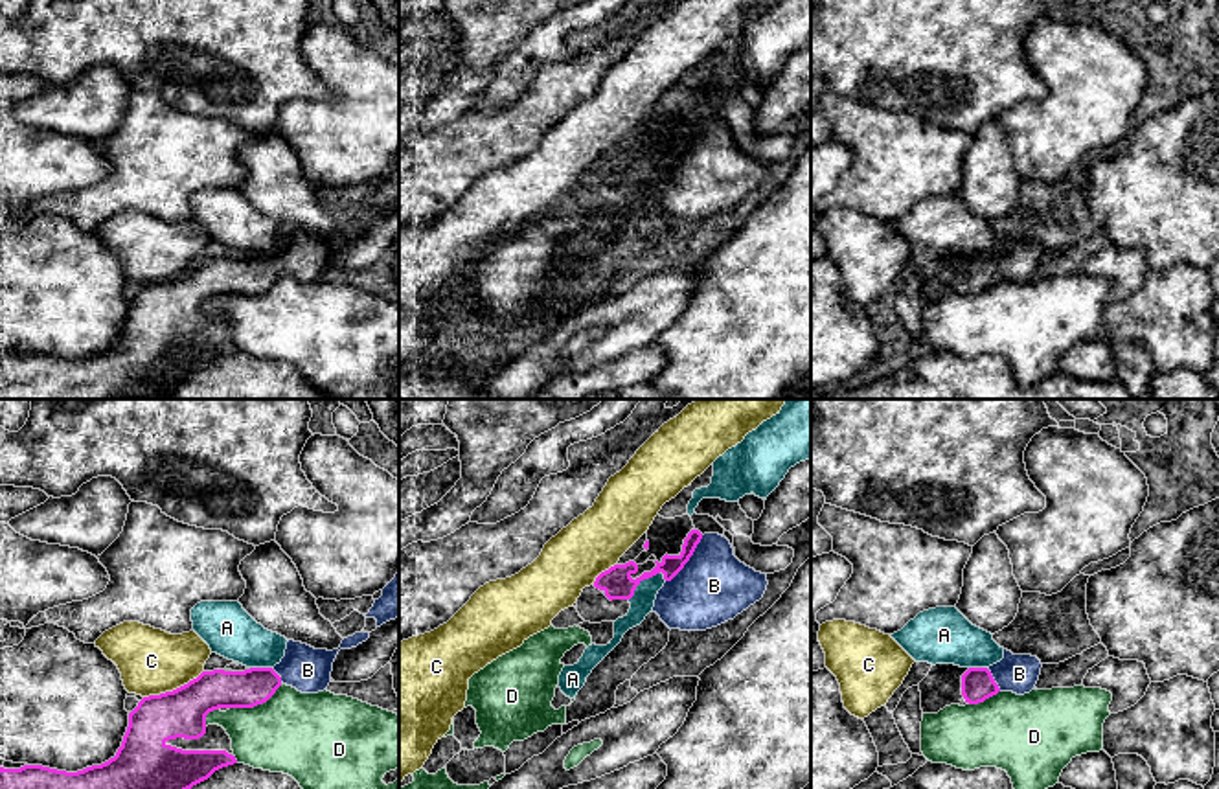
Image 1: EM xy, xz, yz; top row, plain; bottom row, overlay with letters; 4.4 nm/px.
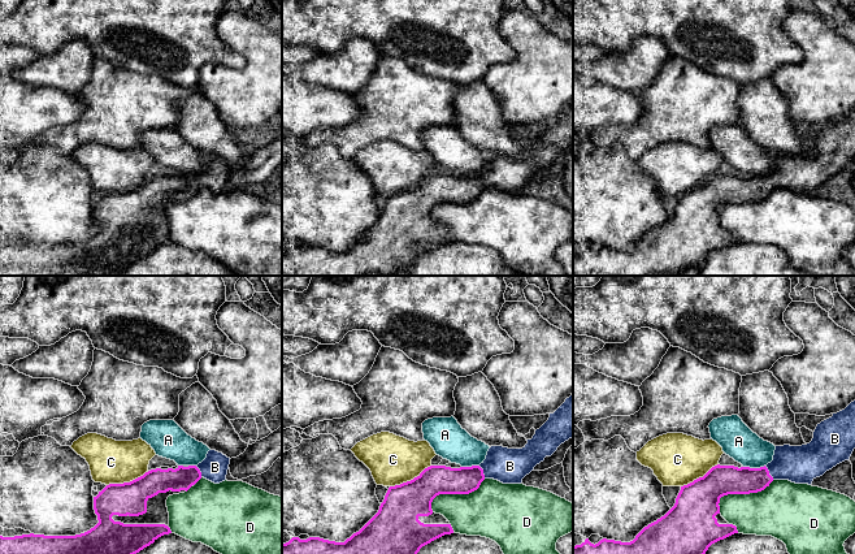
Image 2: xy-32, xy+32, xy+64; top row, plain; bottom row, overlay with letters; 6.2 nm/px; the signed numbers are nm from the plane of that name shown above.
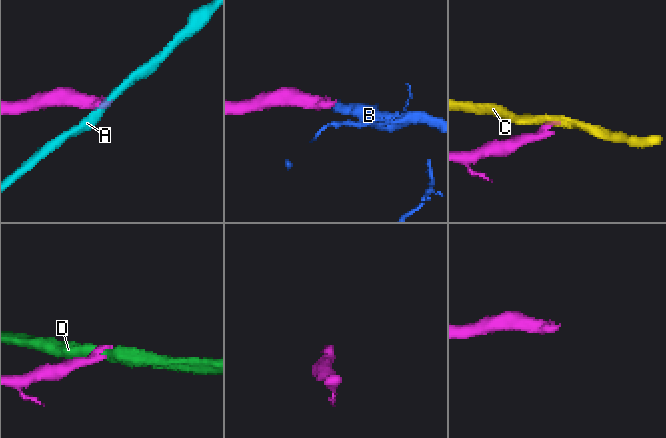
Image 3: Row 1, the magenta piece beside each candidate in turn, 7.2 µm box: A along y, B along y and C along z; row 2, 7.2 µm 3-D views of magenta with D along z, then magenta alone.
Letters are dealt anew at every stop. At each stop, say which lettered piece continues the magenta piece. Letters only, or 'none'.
B

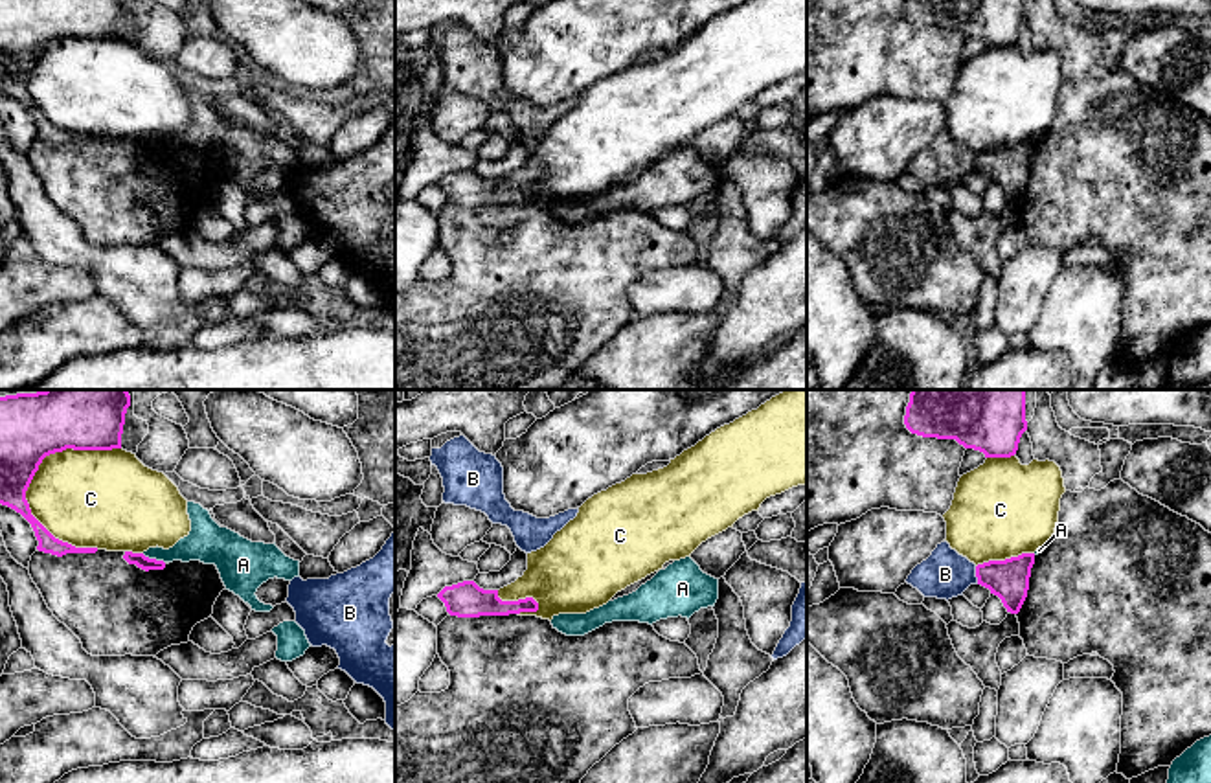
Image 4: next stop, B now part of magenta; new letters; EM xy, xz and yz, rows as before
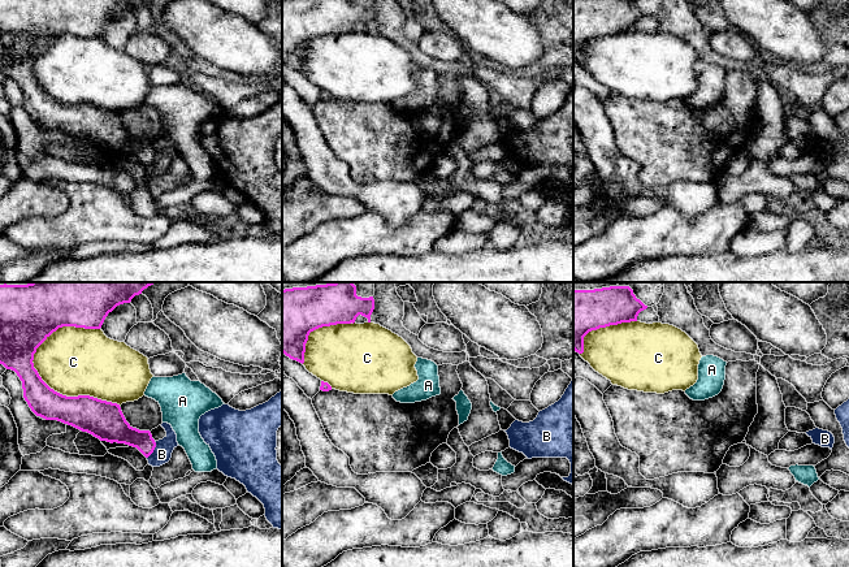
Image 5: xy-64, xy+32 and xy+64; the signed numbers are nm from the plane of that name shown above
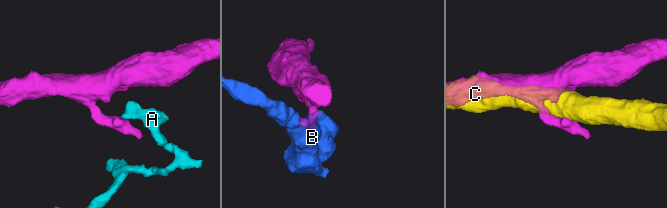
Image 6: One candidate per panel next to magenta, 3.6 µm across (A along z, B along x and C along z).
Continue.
none

